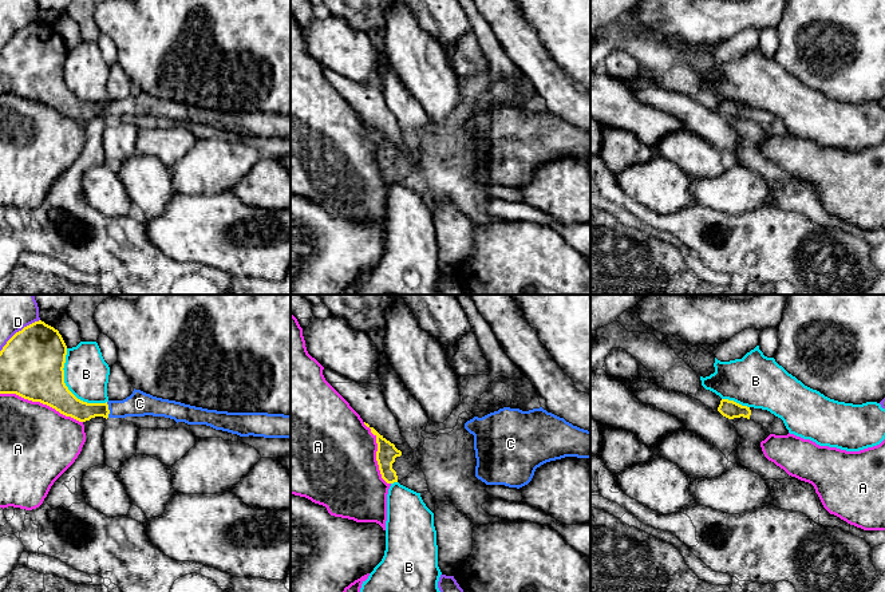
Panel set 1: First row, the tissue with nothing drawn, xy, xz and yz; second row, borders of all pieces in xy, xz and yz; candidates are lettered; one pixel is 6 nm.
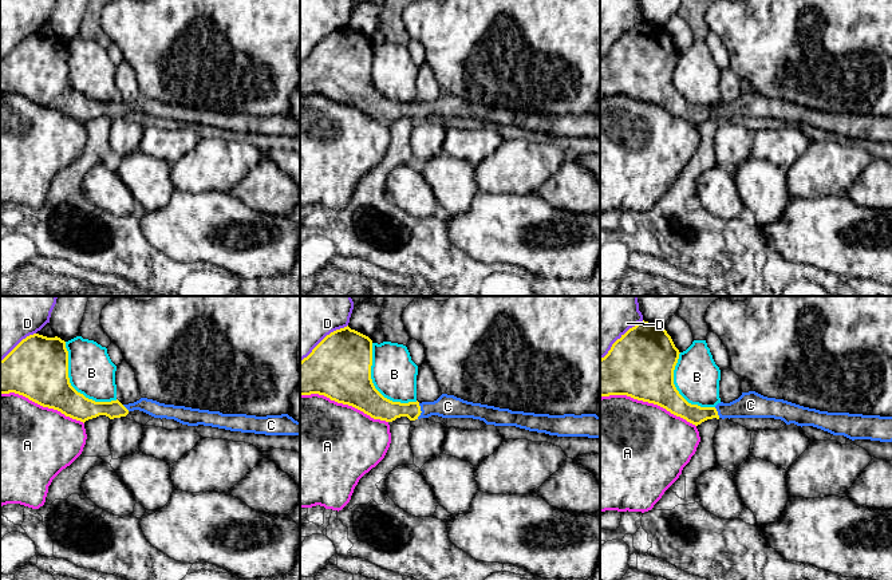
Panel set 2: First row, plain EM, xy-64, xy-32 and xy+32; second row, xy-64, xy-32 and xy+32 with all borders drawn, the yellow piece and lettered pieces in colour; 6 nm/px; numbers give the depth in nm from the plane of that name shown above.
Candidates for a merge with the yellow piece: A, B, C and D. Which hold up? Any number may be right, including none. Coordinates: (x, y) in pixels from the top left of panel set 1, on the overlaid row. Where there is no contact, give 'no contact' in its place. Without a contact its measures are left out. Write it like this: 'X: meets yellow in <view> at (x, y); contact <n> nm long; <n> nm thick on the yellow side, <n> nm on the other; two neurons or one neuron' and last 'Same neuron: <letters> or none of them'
A: meets yellow in xy at (42, 402); contact 550 nm long; 380 nm thick on the yellow side, 460 nm on the other; two neurons
B: meets yellow in xy at (67, 387); contact 400 nm long; 380 nm thick on the yellow side, 280 nm on the other; two neurons
C: meets yellow in xy at (109, 410); contact 100 nm long; 140 nm thick on the yellow side, 150 nm on the other; one neuron
D: meets yellow in xy at (19, 331); contact 300 nm long; 380 nm thick on the yellow side, 220 nm on the other; two neurons
Same neuron: C

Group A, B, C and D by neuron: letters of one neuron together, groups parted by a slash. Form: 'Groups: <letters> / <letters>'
Groups: A / B / C / D

